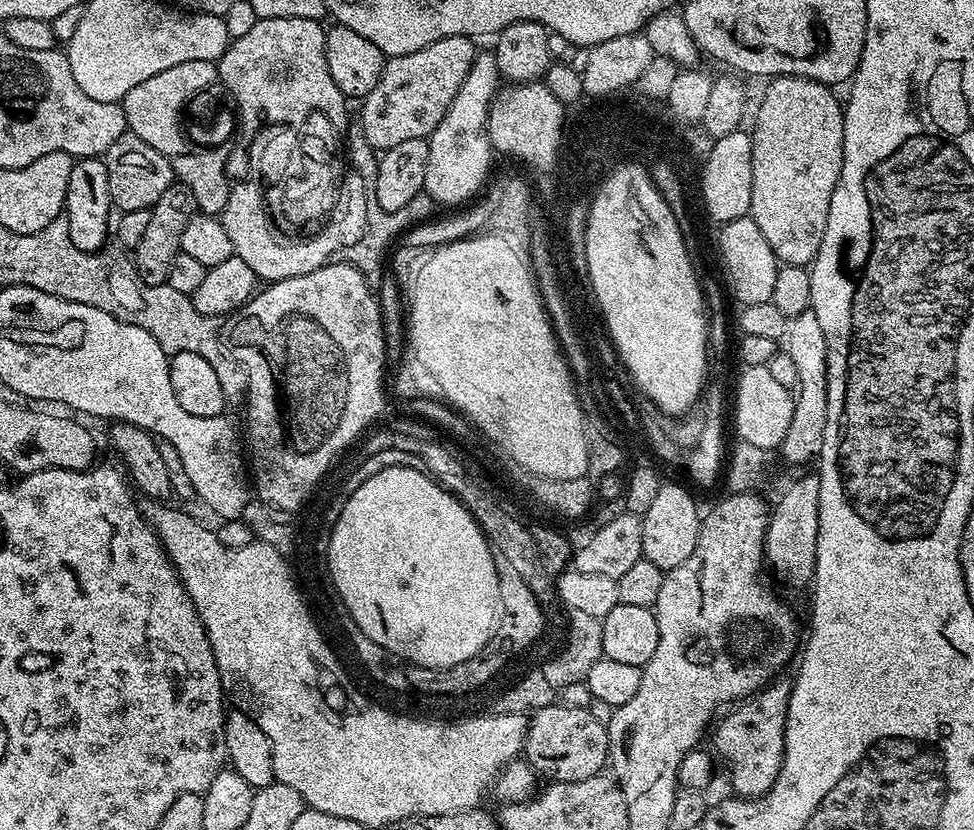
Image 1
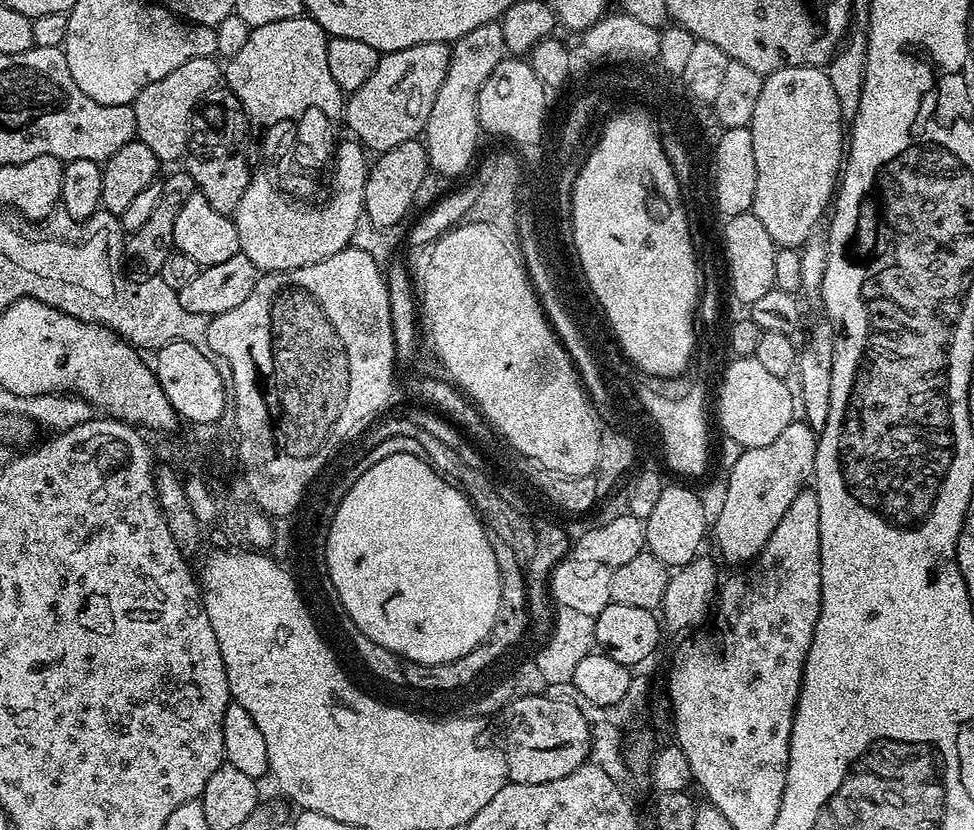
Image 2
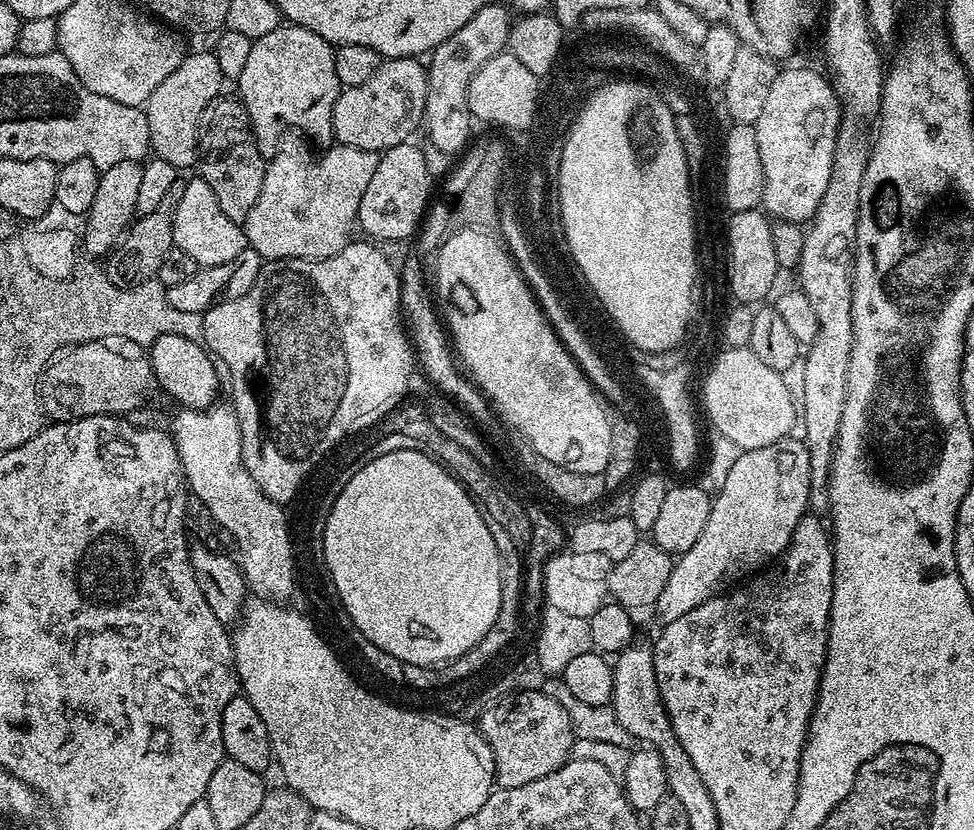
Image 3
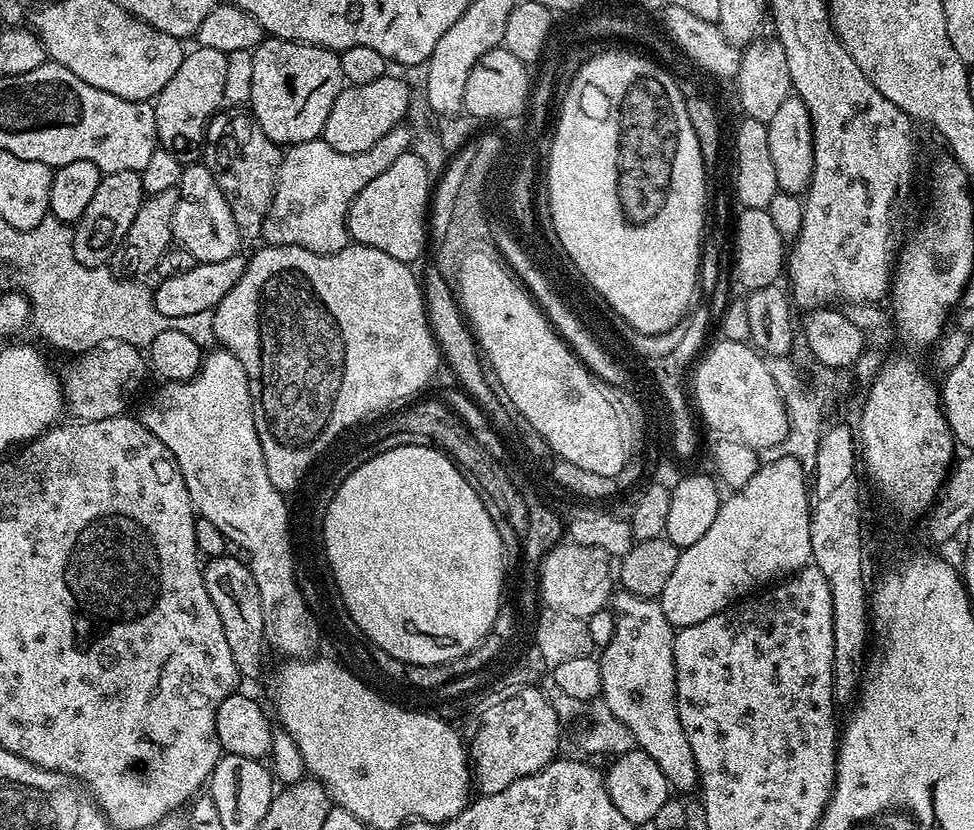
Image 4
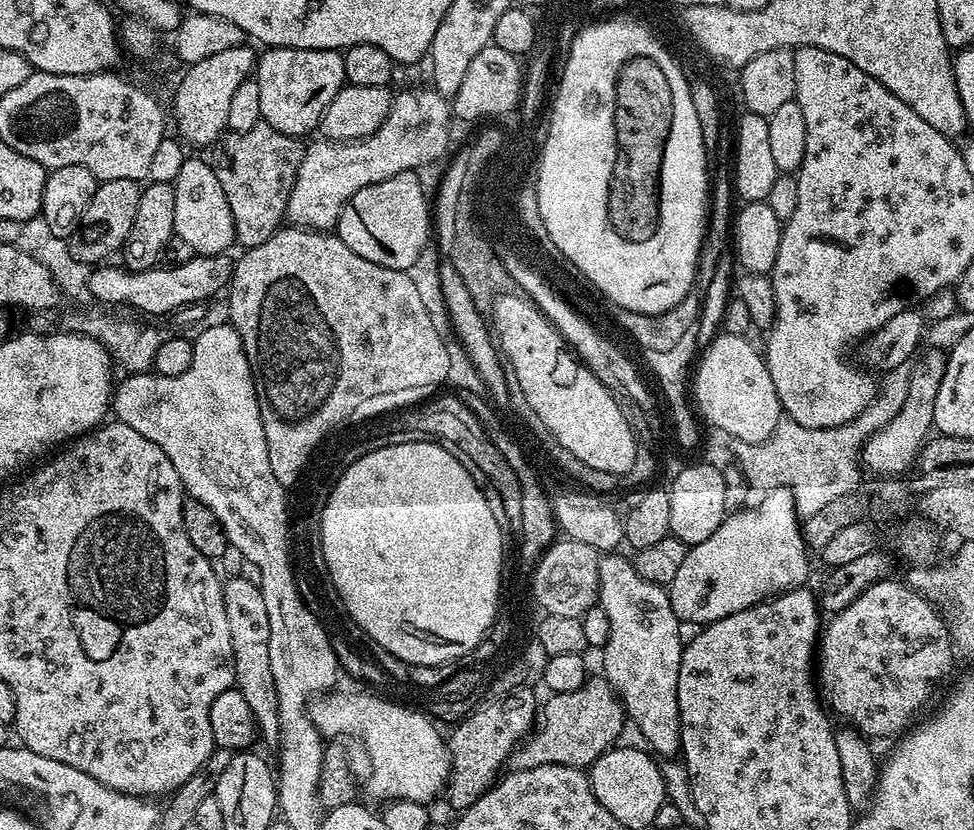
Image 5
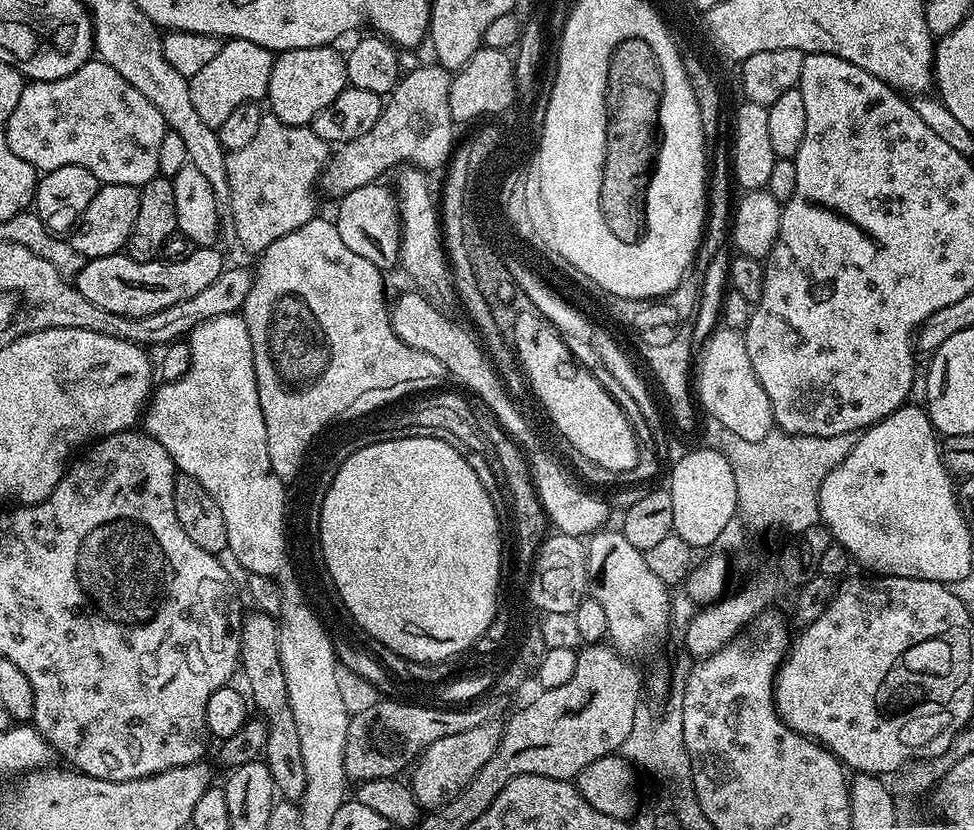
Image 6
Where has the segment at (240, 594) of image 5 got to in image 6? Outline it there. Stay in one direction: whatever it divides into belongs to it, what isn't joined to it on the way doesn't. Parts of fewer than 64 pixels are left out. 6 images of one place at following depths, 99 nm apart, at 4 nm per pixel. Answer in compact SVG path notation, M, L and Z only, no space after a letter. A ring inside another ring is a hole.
M252 610L239 625L240 662L244 680L248 683L247 695L251 703L268 725L266 746L262 753L264 765L274 778L277 793L285 800L298 802L306 790L306 768L302 766L302 744L298 739L298 726L294 726L294 714L290 710L286 674L280 661L280 629L277 621L265 612Z

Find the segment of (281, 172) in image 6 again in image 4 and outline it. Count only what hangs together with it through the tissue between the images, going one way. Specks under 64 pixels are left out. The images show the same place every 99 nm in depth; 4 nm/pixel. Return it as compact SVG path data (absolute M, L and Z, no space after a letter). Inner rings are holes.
M221 110L209 122L208 131L204 133L202 162L210 174L214 174L218 190L226 194L226 202L230 206L230 214L234 214L241 241L261 239L260 231L276 189L283 157L281 145L266 138L247 111Z

